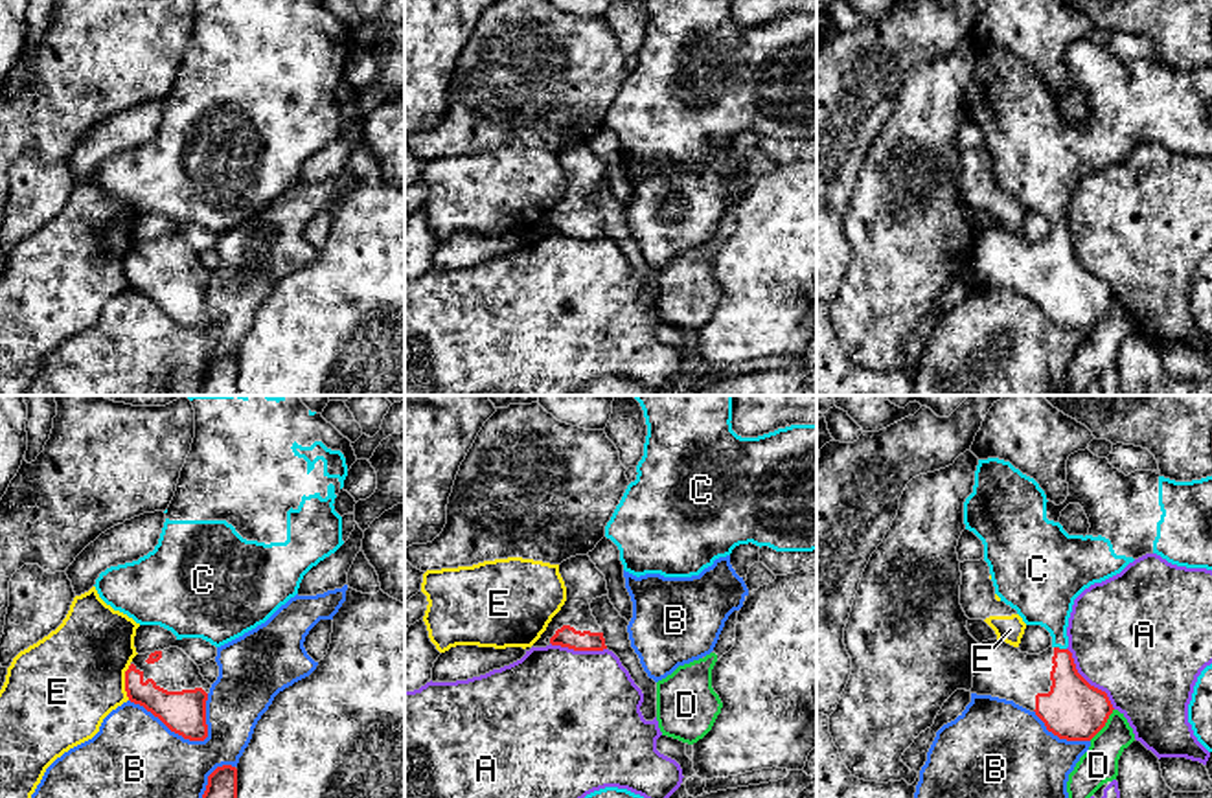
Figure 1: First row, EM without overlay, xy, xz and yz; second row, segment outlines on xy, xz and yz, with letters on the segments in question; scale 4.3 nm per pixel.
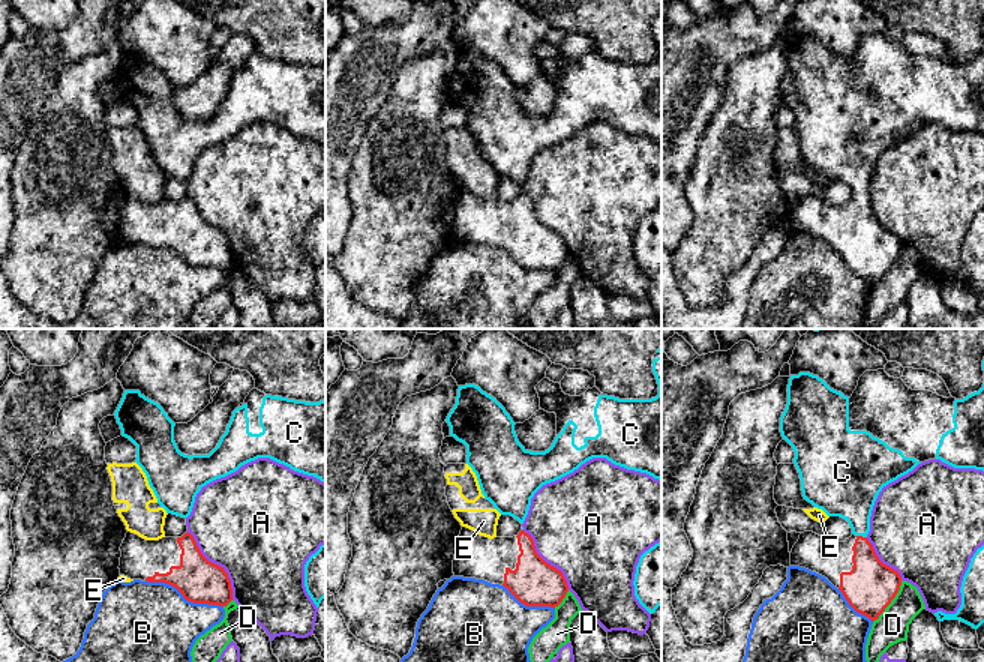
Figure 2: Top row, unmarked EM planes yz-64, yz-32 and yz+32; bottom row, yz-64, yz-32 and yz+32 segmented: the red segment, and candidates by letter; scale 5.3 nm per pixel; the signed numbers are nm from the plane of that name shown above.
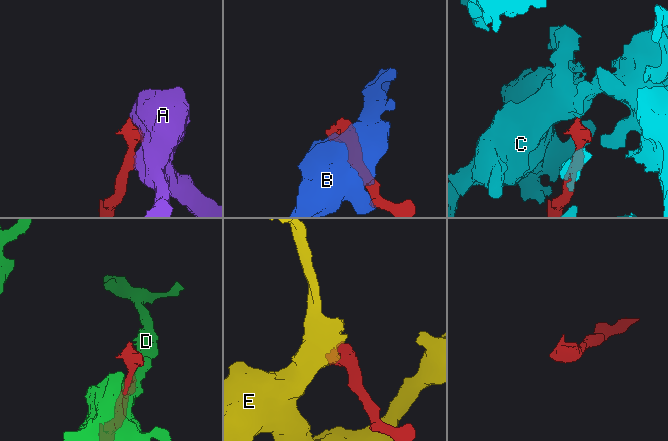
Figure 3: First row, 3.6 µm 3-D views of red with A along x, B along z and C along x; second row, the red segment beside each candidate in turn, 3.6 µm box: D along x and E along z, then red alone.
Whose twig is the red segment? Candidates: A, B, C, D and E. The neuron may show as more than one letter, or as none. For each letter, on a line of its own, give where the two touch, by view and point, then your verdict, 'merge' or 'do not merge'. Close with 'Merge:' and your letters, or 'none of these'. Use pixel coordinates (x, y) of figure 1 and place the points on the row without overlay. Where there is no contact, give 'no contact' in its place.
A: meets red in yz at (1086, 269); do not merge
B: meets red in xy at (170, 317); do not merge
C: meets red in yz at (1058, 236); merge
D: meets red in yz at (1104, 313); do not merge
E: meets red in xy at (125, 271); do not merge
Merge: C

